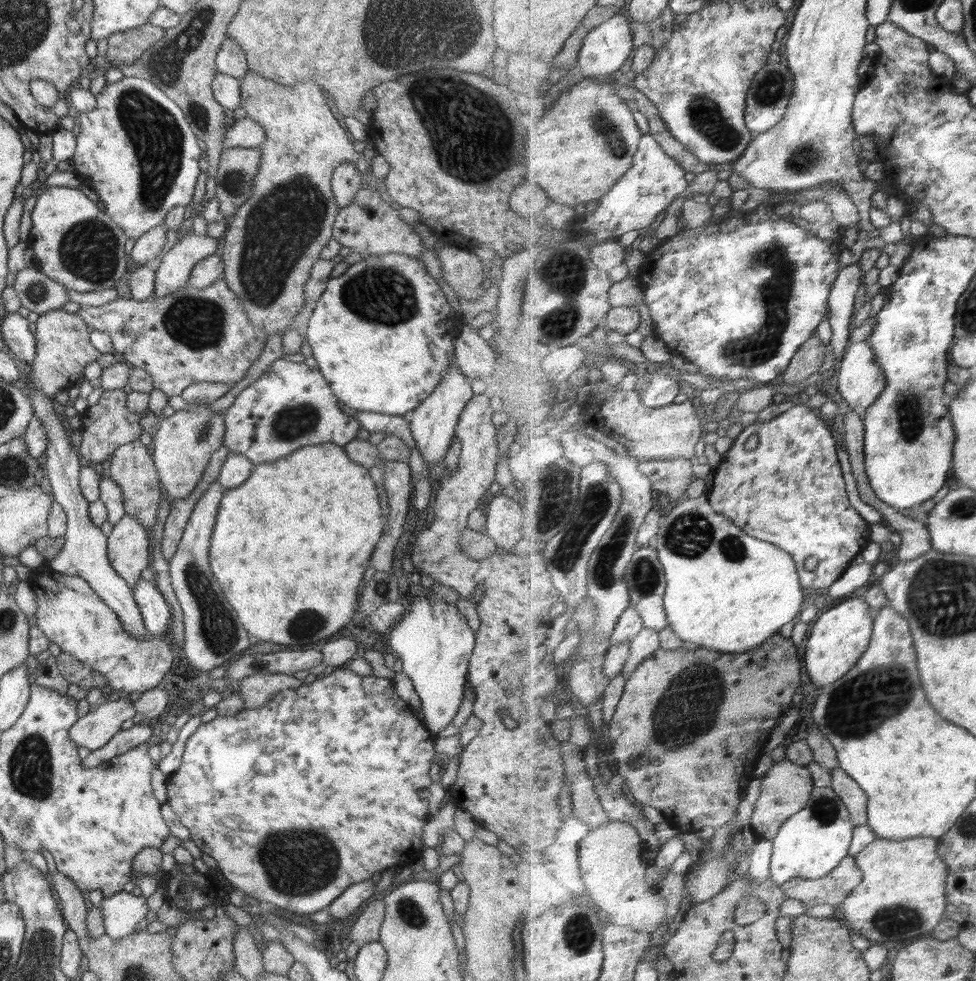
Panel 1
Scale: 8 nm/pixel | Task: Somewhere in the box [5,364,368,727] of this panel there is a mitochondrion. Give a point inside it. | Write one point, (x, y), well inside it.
(216, 625)

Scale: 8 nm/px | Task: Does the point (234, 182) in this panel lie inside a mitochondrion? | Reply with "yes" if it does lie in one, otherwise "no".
yes

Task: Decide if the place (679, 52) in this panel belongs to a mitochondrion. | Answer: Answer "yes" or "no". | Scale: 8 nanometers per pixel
no

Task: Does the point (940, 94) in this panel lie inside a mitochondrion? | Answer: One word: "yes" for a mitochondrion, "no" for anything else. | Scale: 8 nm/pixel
no

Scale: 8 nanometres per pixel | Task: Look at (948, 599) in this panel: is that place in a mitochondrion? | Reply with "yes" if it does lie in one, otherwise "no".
yes

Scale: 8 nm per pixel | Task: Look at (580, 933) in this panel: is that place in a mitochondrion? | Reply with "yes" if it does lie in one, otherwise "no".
yes

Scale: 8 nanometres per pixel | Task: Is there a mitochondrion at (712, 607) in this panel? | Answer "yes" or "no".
no

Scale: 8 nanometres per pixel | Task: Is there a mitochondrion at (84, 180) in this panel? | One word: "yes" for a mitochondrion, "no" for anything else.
no

